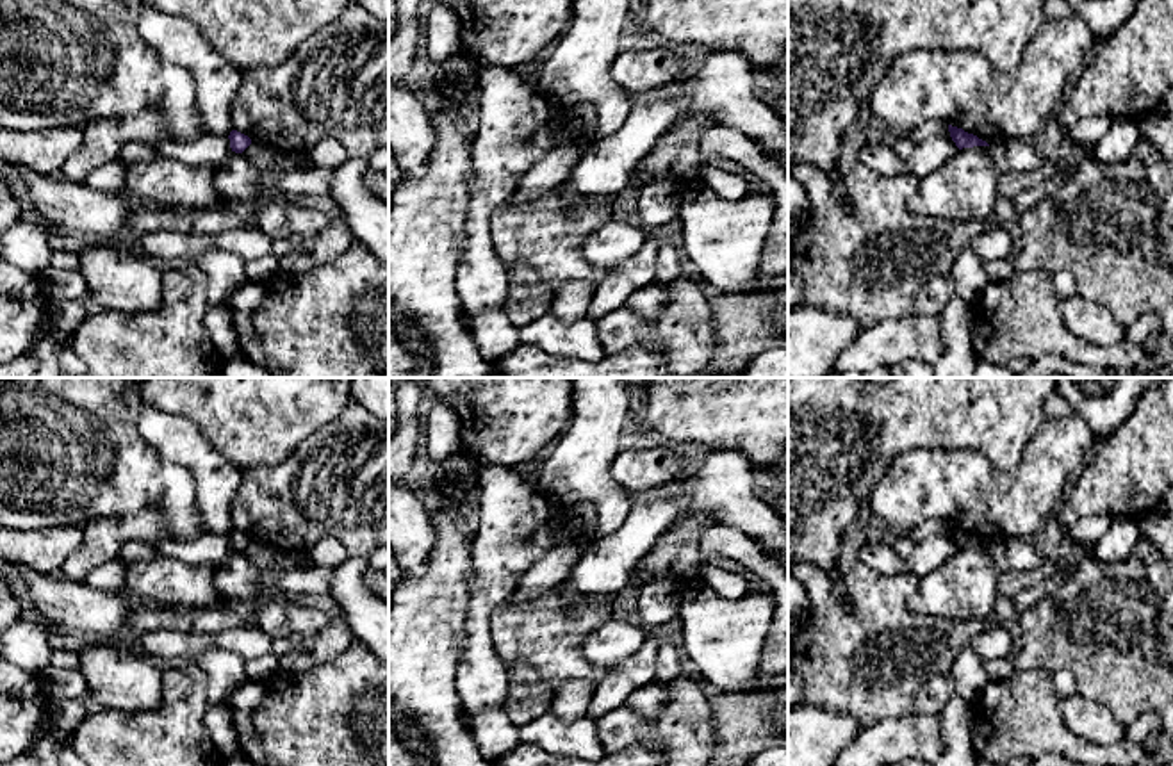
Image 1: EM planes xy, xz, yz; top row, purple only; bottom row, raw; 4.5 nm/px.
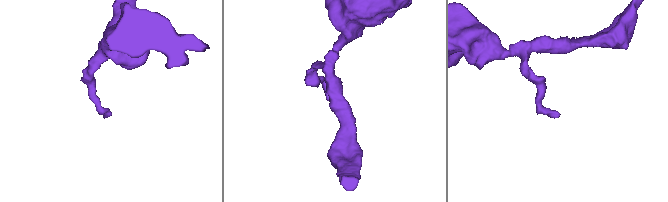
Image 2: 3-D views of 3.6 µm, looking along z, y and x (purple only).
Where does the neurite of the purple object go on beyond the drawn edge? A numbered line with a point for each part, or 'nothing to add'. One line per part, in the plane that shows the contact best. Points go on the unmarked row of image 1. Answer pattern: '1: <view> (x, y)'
nothing to add

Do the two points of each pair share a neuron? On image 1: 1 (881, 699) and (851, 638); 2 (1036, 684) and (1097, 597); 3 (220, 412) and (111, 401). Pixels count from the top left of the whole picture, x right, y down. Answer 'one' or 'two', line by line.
1: one
2: two
3: two

